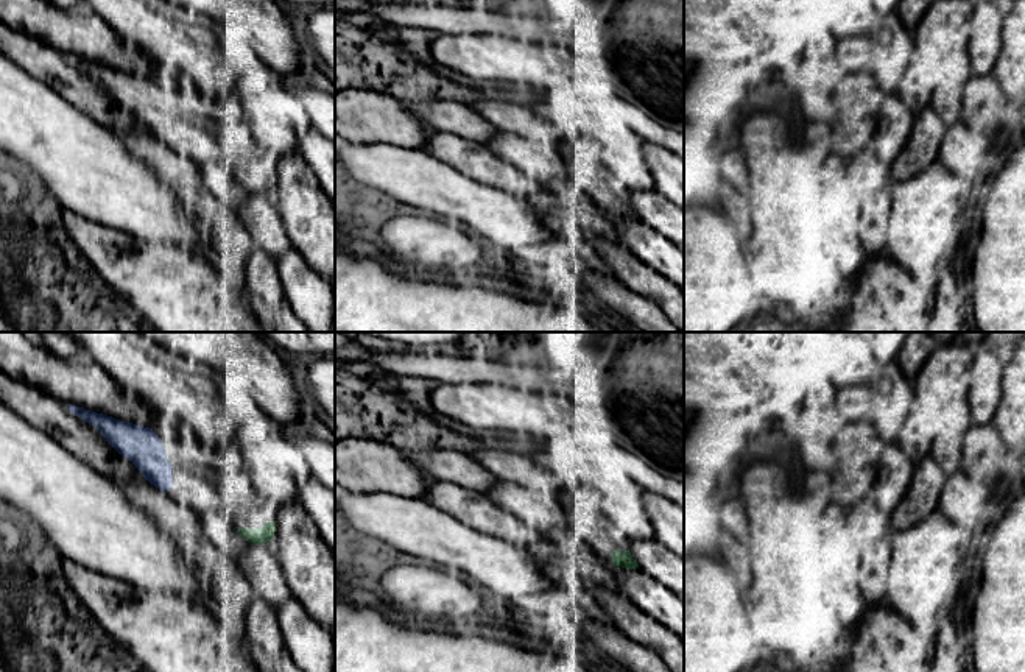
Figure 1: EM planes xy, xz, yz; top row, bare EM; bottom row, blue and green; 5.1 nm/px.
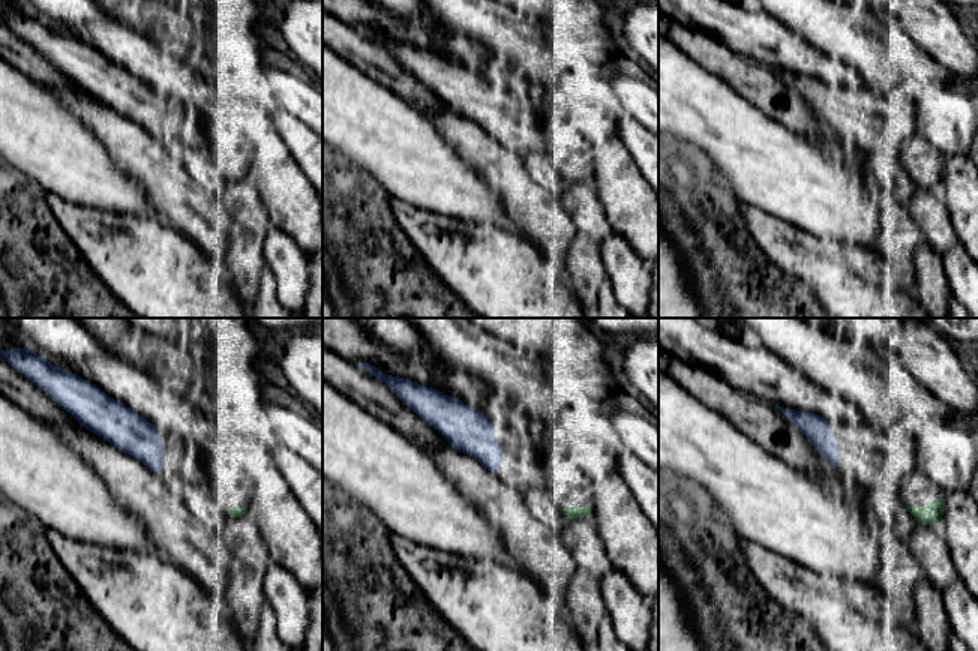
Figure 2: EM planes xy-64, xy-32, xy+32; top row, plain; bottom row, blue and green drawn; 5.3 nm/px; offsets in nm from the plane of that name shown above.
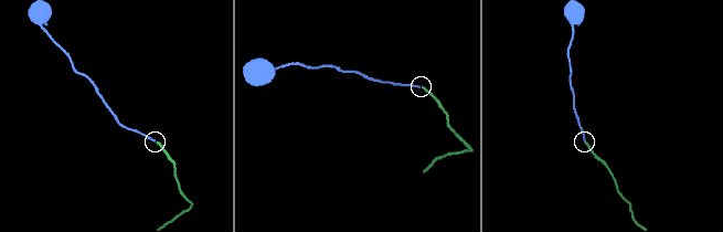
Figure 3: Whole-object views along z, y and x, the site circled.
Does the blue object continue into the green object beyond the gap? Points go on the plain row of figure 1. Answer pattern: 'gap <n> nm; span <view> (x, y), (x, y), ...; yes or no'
gap 400 nm; span xy (170, 139), (237, 181); yes

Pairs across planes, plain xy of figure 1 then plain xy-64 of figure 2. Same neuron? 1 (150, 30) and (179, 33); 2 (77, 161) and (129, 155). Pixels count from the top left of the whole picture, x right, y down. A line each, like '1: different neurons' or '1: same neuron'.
1: same neuron
2: different neurons

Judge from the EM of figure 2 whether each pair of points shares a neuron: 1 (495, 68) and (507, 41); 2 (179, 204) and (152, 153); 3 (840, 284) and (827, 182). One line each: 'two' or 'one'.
1: two
2: one
3: two

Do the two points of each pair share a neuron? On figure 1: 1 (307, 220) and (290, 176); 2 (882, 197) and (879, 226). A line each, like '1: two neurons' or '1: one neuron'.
1: one neuron
2: one neuron

